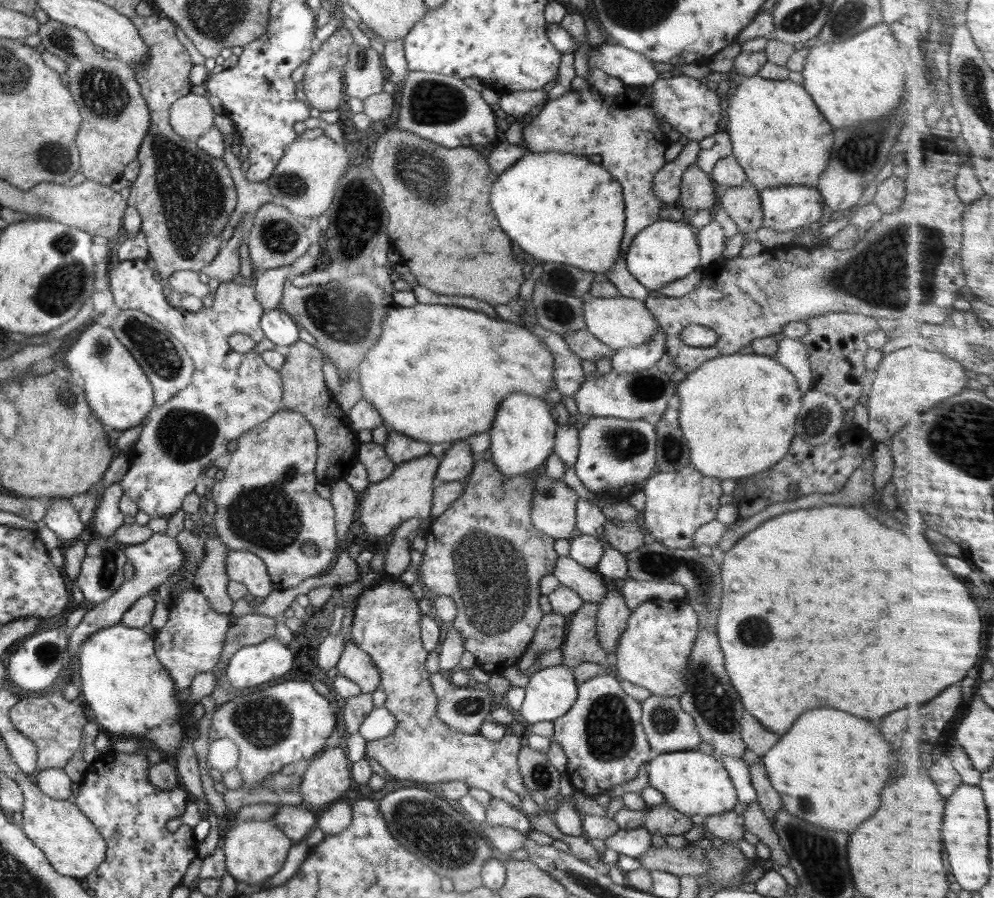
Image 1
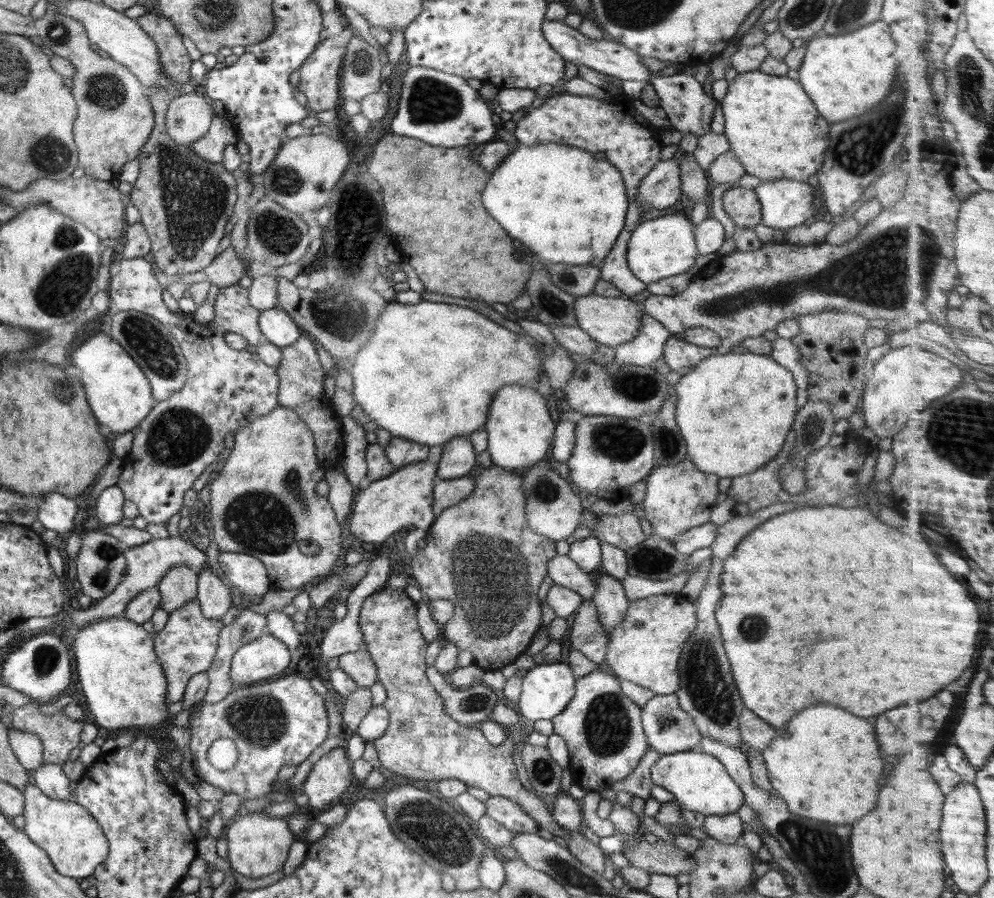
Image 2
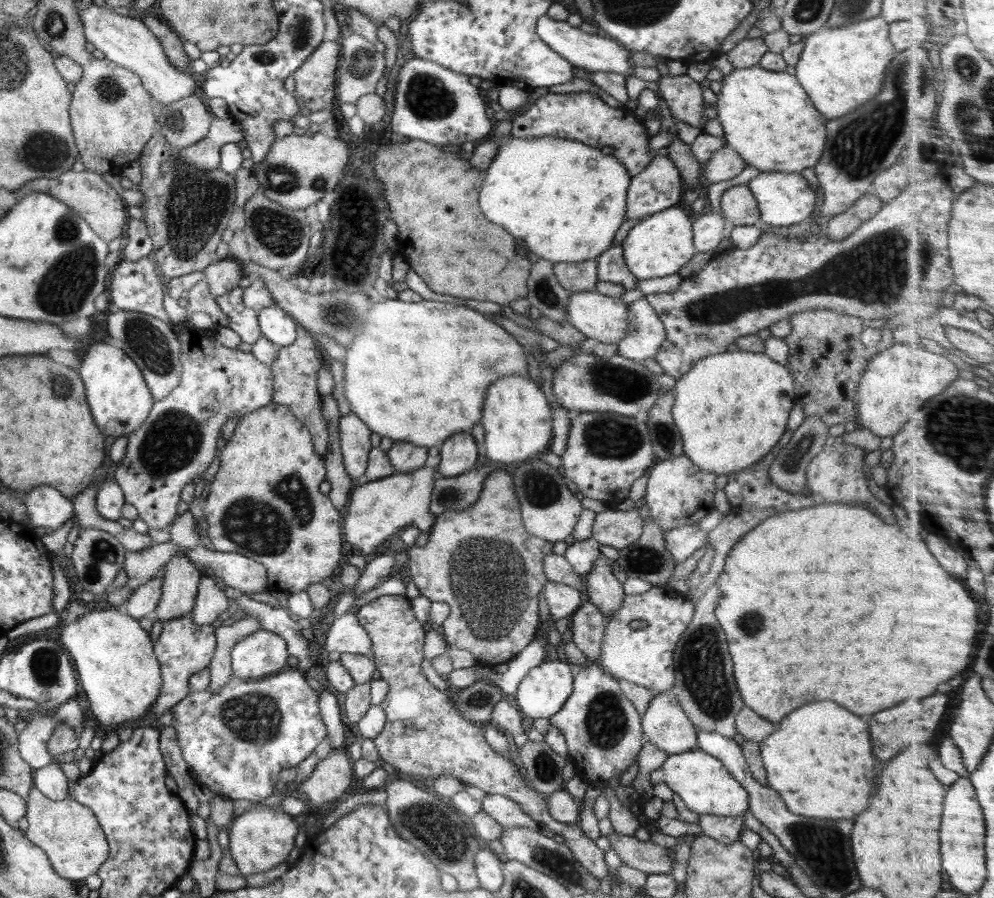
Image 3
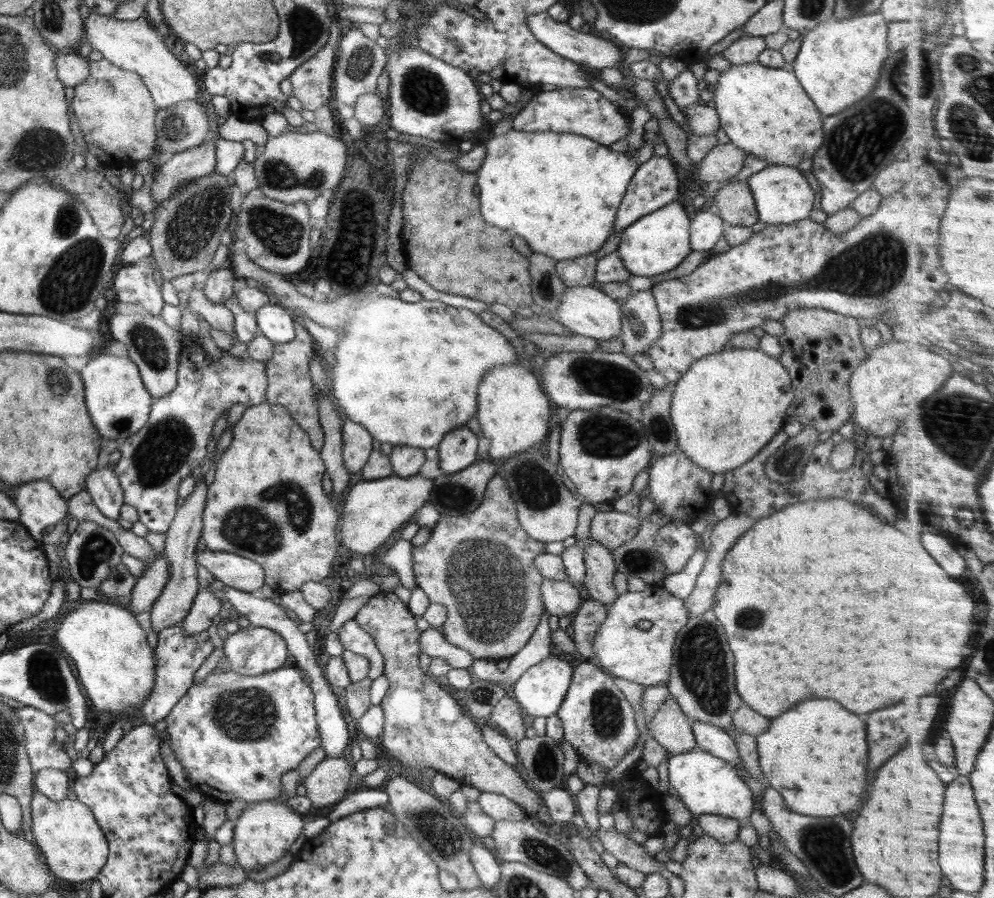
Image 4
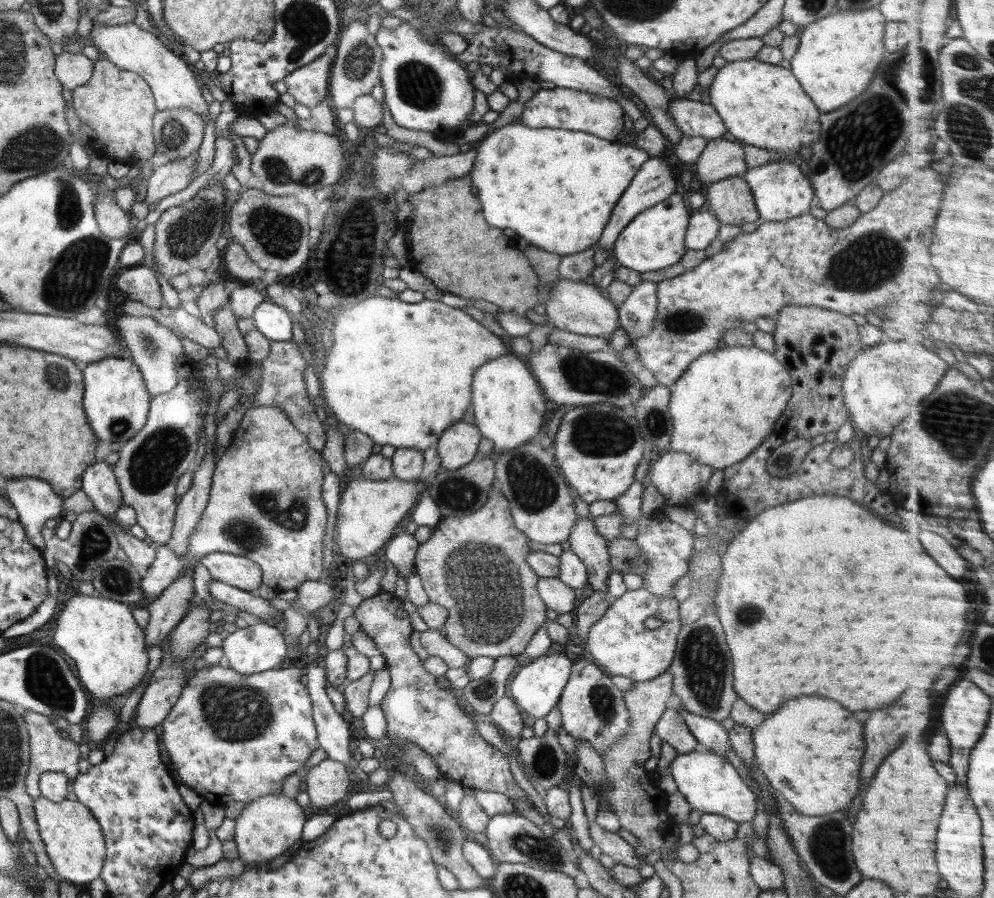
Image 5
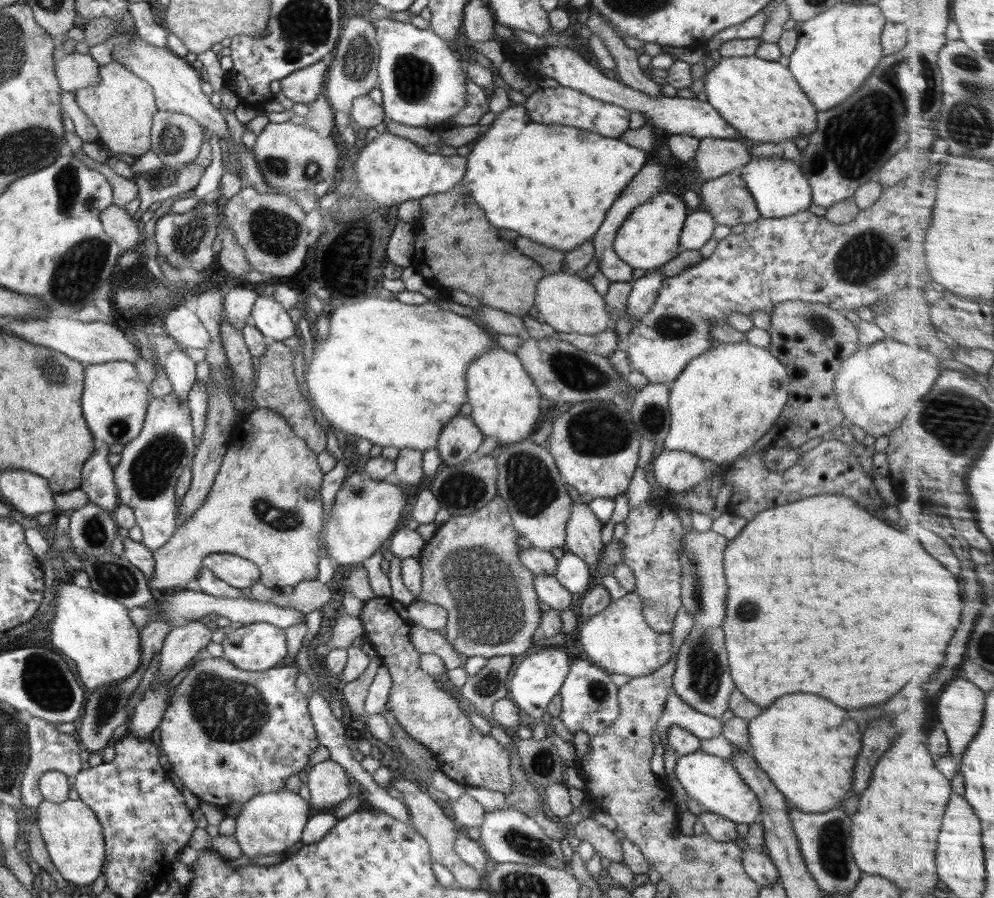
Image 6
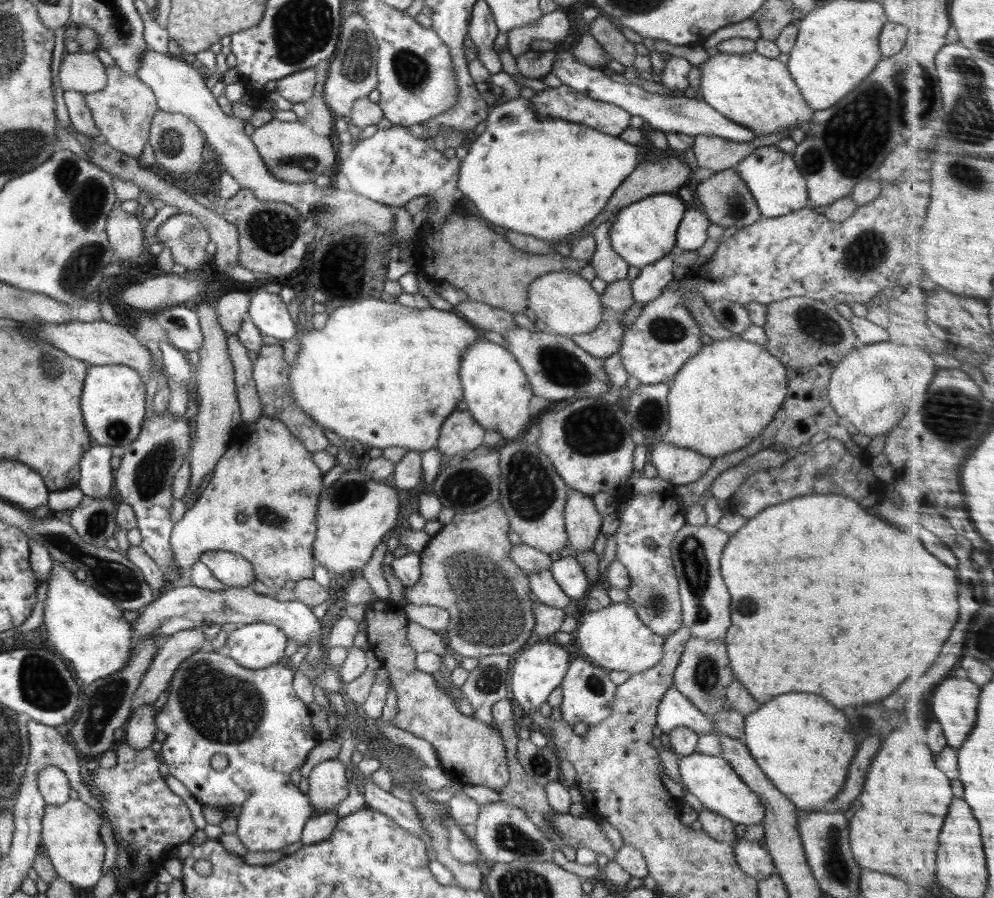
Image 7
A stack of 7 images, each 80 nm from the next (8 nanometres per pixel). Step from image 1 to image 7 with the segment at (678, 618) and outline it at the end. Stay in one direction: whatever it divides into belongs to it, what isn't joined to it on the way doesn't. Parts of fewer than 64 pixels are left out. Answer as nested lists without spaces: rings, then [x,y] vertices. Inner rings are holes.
[[[628,599],[620,604],[602,608],[598,611],[586,612],[582,616],[582,624],[575,631],[575,639],[580,644],[580,650],[593,665],[609,670],[629,672],[634,675],[644,672],[658,664],[663,657],[665,638],[646,627],[630,608]]]

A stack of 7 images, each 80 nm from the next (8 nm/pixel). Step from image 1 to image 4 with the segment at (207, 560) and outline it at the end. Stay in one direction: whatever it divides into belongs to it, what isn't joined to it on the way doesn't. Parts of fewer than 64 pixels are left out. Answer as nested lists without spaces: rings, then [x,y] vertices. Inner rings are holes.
[[[199,588],[191,610],[181,623],[182,630],[186,632],[187,637],[208,630],[218,620],[218,614],[223,606],[223,601],[216,598],[209,588]]]

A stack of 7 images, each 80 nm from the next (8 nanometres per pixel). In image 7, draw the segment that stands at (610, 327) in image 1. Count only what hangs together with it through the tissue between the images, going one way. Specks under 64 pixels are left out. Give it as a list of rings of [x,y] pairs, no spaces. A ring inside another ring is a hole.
[[[572,271],[549,272],[534,280],[527,292],[527,308],[534,310],[545,329],[566,337],[588,334],[602,322],[601,295],[592,288],[590,281]]]

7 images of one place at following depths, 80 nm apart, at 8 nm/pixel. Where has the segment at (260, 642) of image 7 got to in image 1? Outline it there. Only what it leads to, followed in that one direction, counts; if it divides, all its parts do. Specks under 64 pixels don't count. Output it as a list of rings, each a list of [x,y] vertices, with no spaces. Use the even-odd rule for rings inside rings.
[[[267,638],[260,644],[243,646],[227,665],[228,683],[234,689],[252,688],[284,676],[292,667],[294,654],[284,642]]]

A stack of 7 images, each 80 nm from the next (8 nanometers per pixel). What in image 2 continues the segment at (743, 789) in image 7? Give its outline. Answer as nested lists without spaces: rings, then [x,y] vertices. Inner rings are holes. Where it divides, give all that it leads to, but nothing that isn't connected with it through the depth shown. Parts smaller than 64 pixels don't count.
[[[700,749],[660,755],[651,768],[651,779],[655,785],[670,791],[679,806],[705,816],[736,813],[745,803],[740,787],[730,778],[724,765]]]

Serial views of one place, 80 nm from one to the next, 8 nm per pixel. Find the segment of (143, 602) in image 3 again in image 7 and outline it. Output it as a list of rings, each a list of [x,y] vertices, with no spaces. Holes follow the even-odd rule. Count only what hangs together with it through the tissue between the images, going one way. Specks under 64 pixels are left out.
[[[262,414],[255,423],[242,422],[233,430],[233,438],[216,463],[209,484],[181,521],[173,525],[170,547],[174,564],[182,576],[176,583],[167,582],[167,585],[187,583],[192,565],[207,551],[227,551],[242,556],[252,564],[255,579],[271,590],[284,587],[288,581],[298,583],[302,578],[313,579],[316,562],[312,558],[312,544],[316,536],[319,496],[324,487],[323,476],[312,461],[312,453],[278,419]]]

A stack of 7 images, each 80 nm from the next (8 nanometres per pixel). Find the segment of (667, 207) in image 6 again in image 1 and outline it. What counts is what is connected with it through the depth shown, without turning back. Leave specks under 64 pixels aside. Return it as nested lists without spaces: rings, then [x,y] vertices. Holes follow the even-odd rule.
[[[658,219],[643,228],[626,251],[626,266],[630,274],[648,290],[660,290],[669,282],[688,276],[701,265],[696,230],[689,222]]]

